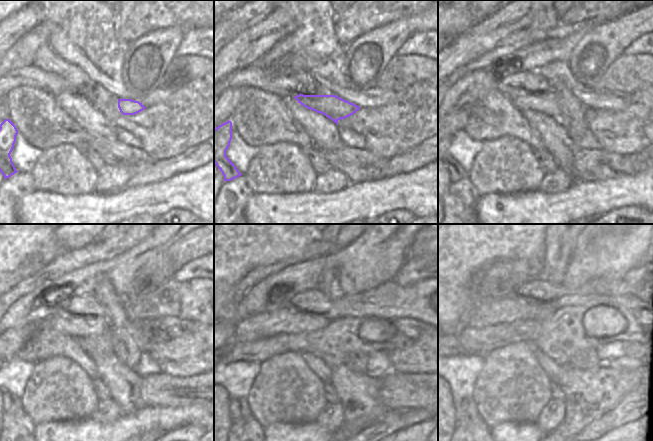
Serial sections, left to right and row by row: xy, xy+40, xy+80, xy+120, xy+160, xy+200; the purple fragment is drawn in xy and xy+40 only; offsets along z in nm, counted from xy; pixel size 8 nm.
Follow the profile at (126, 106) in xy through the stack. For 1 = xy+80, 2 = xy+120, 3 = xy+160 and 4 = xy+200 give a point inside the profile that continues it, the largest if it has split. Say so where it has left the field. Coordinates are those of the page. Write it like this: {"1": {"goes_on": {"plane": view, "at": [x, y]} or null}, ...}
{"1": {"goes_on": {"plane": "xy+80", "at": [549, 103]}}, "2": {"goes_on": {"plane": "xy+120", "at": [11, 341]}}, "3": {"goes_on": {"plane": "xy+160", "at": [280, 317]}}, "4": {"goes_on": {"plane": "xy+200", "at": [491, 317]}}}

